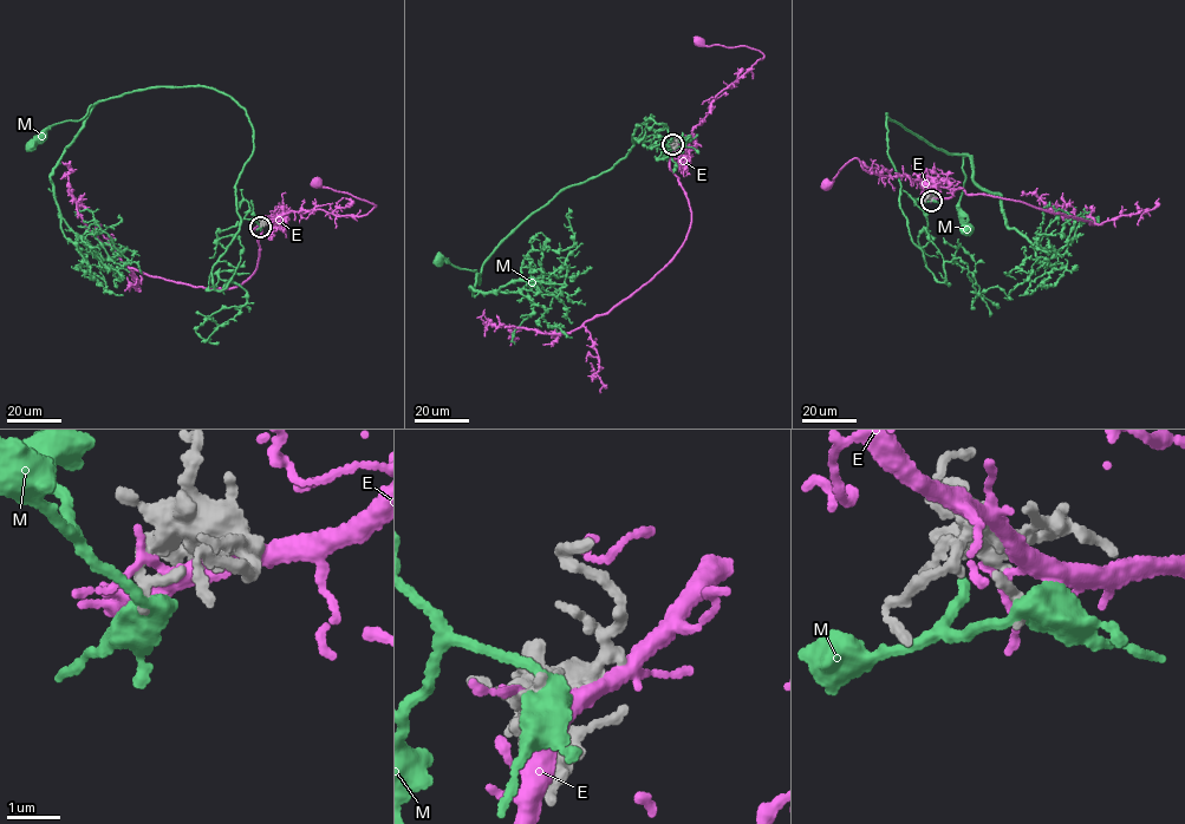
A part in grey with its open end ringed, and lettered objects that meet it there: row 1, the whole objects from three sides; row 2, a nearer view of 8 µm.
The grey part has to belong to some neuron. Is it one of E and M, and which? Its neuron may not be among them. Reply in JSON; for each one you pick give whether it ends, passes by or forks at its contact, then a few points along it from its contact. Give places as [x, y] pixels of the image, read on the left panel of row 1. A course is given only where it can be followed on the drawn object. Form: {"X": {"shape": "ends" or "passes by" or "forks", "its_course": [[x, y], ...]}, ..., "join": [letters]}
{"join": []}

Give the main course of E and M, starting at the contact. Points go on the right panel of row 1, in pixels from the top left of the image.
E: (930, 198), (949, 198), (962, 188), (1095, 222), (1061, 216), (1035, 195), (1021, 195)
M: (931, 200), (919, 208), (932, 240), (920, 248), (899, 204), (885, 113), (964, 156), (967, 229)

